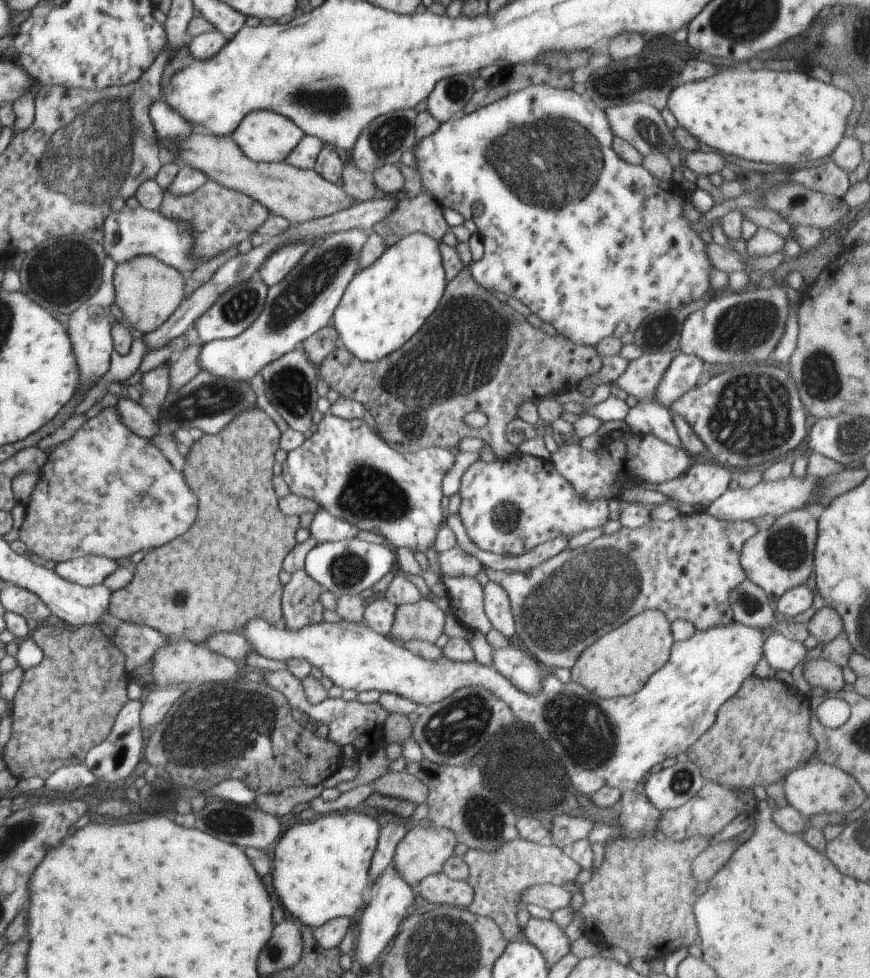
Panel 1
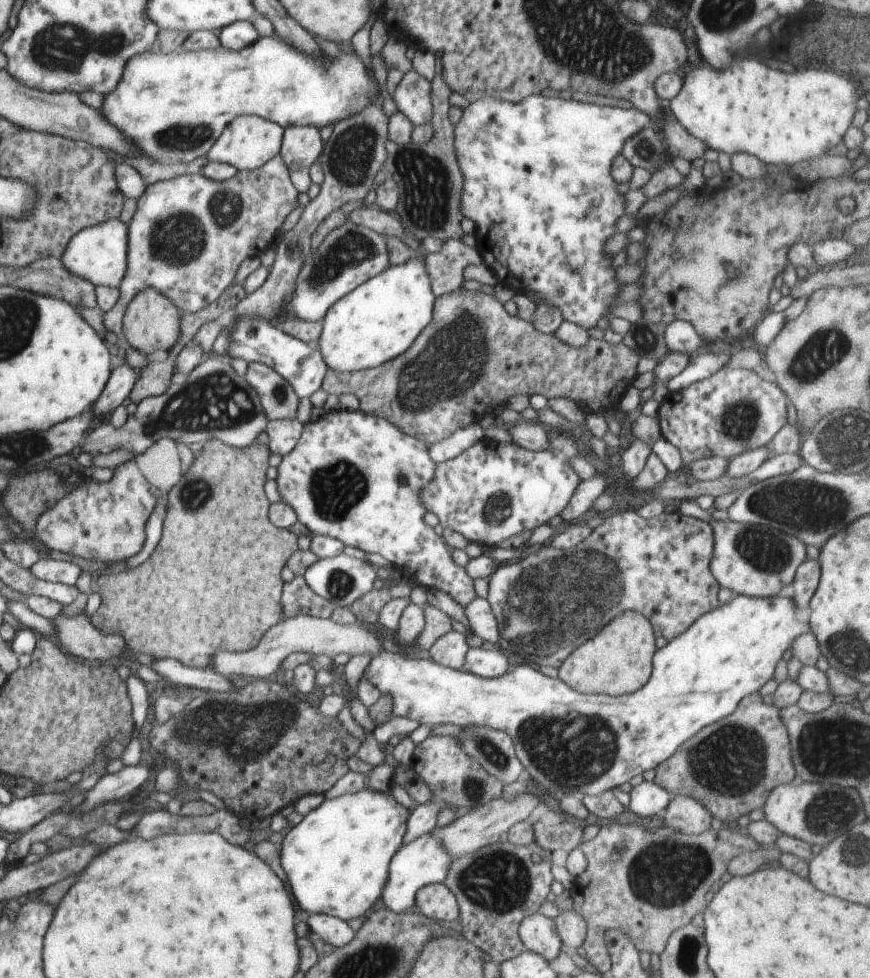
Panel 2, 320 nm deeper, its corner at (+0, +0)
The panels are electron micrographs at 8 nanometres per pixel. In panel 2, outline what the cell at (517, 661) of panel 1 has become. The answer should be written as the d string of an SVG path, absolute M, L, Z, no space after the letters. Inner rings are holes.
M499 646L492 650L469 647L463 670L485 679L491 679L506 674L512 666L510 657Z

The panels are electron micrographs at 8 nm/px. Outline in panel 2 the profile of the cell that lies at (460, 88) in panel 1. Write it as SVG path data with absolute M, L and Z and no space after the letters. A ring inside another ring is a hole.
M411 70L405 73L393 95L397 110L414 125L426 125L433 113L431 82Z

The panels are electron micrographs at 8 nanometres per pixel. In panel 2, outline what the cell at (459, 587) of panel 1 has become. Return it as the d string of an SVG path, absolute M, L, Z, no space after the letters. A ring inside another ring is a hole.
M340 409L327 413L324 412L317 421L312 421L303 427L302 434L296 446L292 449L292 452L282 457L282 461L277 468L278 476L275 480L281 500L295 510L297 520L304 524L312 535L324 535L340 539L345 545L360 548L364 550L366 554L373 552L378 553L380 556L384 556L384 558L386 558L388 562L391 562L396 568L404 568L406 576L409 576L410 579L416 579L418 584L422 585L426 590L441 590L465 608L466 605L469 605L476 598L473 578L468 576L465 568L458 566L453 561L450 553L451 549L444 541L443 537L438 536L436 532L434 532L434 529L427 526L423 520L423 516L427 510L419 499L419 492L424 485L427 485L428 482L432 480L432 476L435 475L435 470L437 469L437 464L429 455L427 445L428 444L423 440L401 431L396 425L393 425L382 416L377 417L376 415L362 412L360 409L357 411Z

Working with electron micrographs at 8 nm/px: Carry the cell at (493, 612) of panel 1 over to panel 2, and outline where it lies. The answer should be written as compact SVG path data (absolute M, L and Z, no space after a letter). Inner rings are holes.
M477 597L465 606L464 612L470 623L471 630L486 642L499 646L499 624L494 616L490 603Z

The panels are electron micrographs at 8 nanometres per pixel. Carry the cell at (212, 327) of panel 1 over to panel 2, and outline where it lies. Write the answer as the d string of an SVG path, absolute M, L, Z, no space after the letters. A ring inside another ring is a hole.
M239 319L232 328L229 355L246 362L256 361L273 368L301 398L308 398L322 386L327 364L316 344L309 344L284 332L279 324L262 319Z

